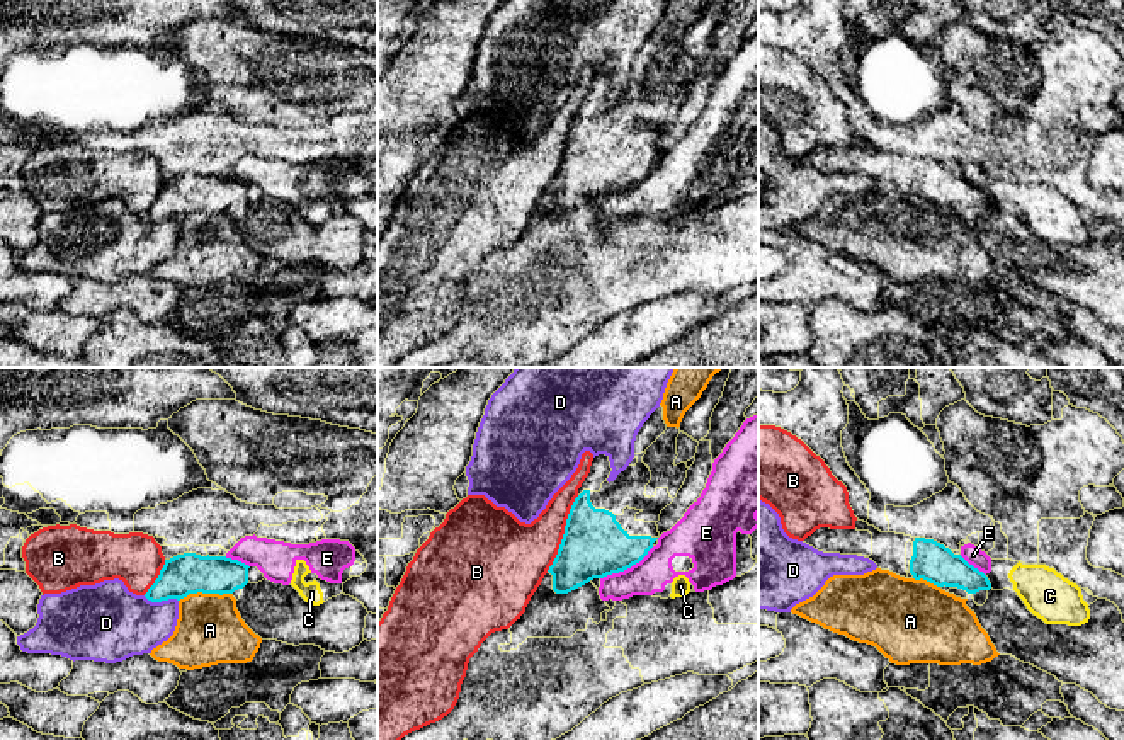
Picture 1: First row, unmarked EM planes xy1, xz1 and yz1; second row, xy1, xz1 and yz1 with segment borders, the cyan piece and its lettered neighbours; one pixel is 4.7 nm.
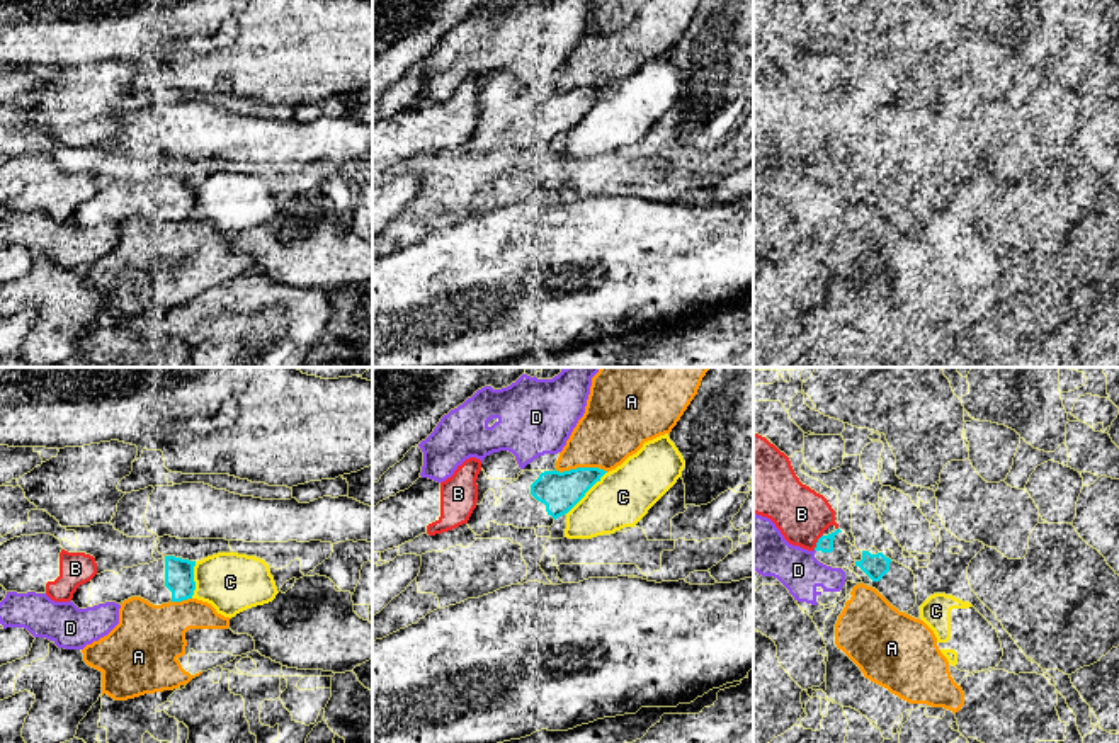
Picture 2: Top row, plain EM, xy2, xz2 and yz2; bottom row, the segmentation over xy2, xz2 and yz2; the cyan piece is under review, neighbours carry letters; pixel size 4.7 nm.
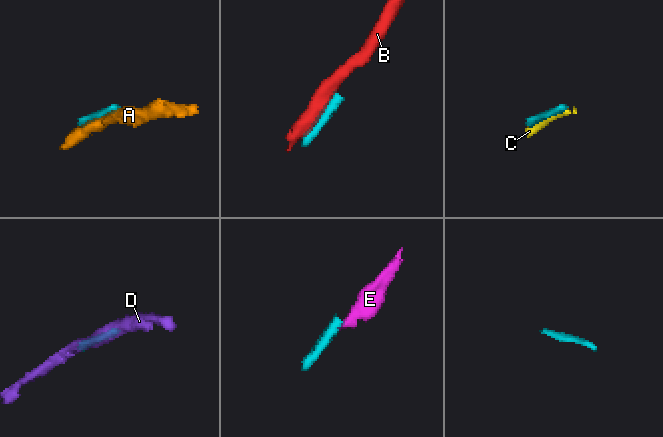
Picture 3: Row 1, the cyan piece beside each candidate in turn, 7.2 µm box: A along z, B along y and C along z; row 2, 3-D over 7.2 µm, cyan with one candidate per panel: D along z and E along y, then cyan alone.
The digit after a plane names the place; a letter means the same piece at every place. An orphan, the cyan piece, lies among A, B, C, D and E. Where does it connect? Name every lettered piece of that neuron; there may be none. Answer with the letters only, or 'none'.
none

